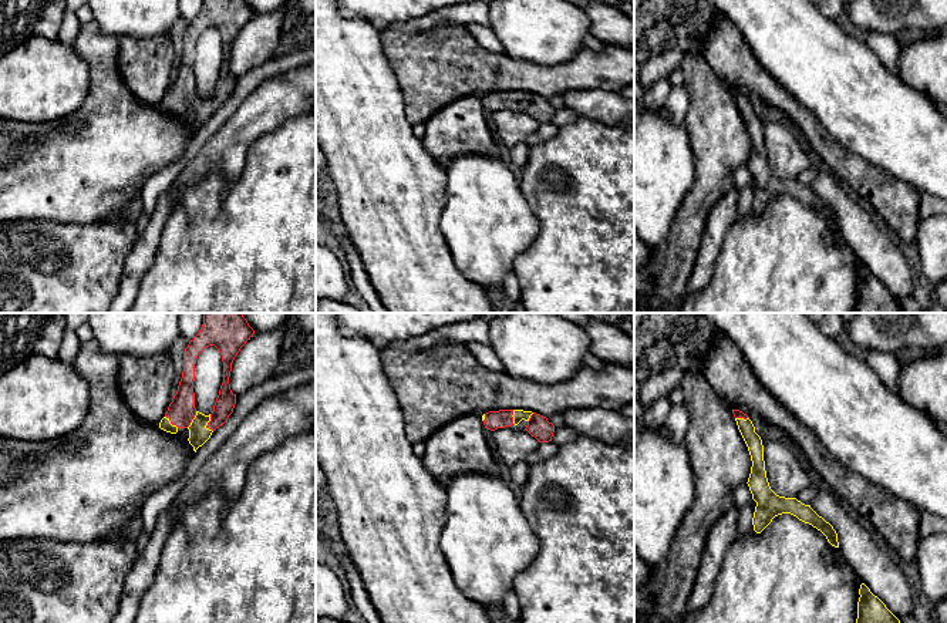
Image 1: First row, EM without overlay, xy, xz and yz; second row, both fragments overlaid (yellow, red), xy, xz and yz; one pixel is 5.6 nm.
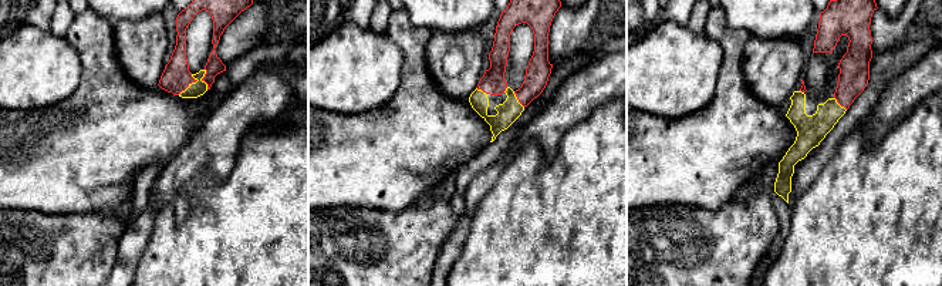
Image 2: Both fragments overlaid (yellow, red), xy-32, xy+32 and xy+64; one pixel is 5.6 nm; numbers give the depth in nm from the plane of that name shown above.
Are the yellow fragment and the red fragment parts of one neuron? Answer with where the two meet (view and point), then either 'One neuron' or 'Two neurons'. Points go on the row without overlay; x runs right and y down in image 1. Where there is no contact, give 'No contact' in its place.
Touches yellow at xy (206, 104). One neuron

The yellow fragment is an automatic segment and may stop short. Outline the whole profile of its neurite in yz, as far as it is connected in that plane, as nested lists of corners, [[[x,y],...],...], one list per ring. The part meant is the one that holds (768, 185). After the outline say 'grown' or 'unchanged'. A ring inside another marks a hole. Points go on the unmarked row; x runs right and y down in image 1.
[[[732,91],[732,95],[752,142],[747,165],[752,175],[752,181],[756,183],[752,199],[754,212],[761,215],[775,198],[791,195],[799,202],[820,212],[832,228],[839,229],[836,212],[829,203],[819,198],[810,186],[805,186],[796,179],[779,178],[771,171],[765,152],[761,118],[755,114],[755,108],[747,95],[739,91]]] | grown

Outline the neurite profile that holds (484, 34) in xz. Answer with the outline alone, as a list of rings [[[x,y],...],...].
[[[471,24],[466,27],[469,34],[478,41],[481,47],[491,53],[502,53],[505,54],[505,48],[502,43],[498,40],[495,33],[488,26]]]

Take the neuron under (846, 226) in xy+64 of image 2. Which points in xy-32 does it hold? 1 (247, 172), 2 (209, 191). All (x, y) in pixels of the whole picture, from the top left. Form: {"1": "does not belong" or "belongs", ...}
{"1": "belongs", "2": "belongs"}

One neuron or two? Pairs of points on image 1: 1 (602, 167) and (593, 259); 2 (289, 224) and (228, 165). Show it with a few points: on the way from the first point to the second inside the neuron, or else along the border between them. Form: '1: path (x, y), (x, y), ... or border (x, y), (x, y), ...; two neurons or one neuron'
1: path (602, 189), (603, 236); one neuron
2: border (248, 155), (232, 182), (218, 171), (205, 175); two neurons

